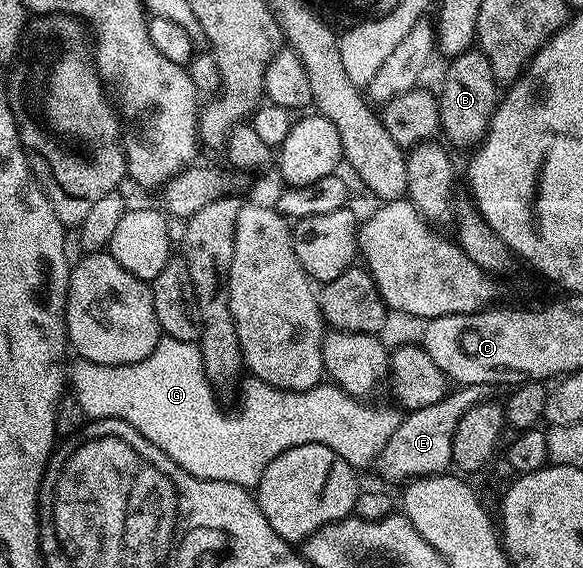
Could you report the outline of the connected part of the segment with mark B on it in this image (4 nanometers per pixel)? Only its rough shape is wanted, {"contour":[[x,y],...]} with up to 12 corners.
{"contour":[[472,47],[437,89],[441,133],[478,146],[501,89]]}

